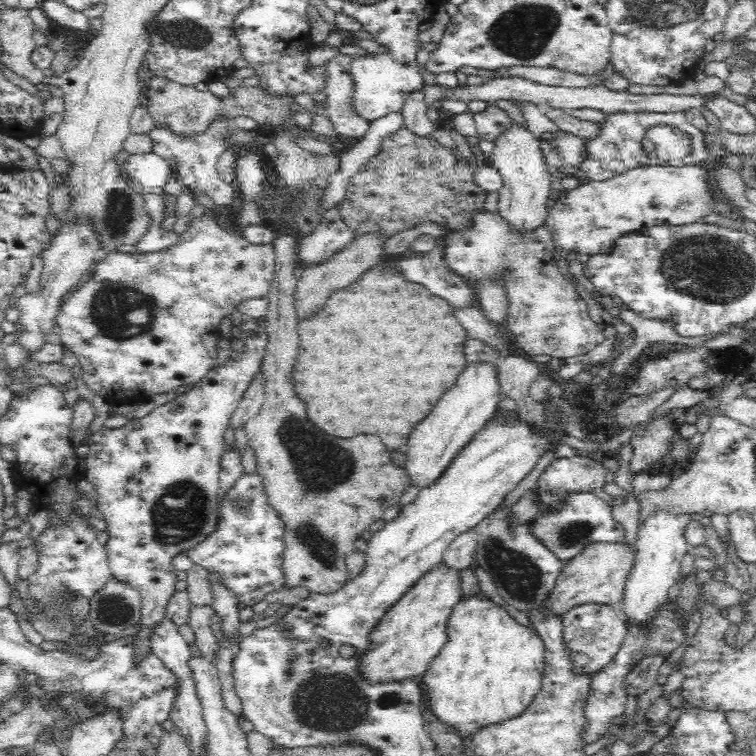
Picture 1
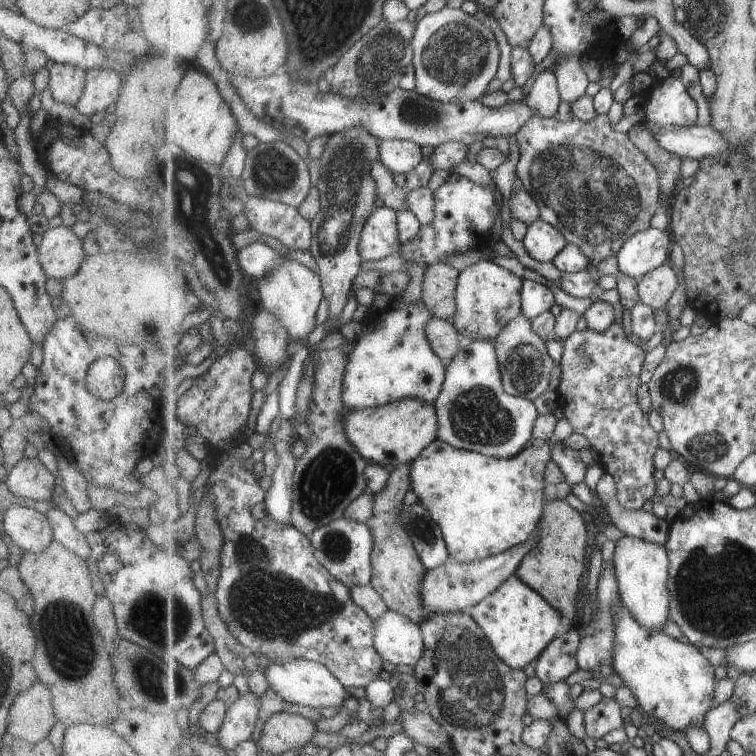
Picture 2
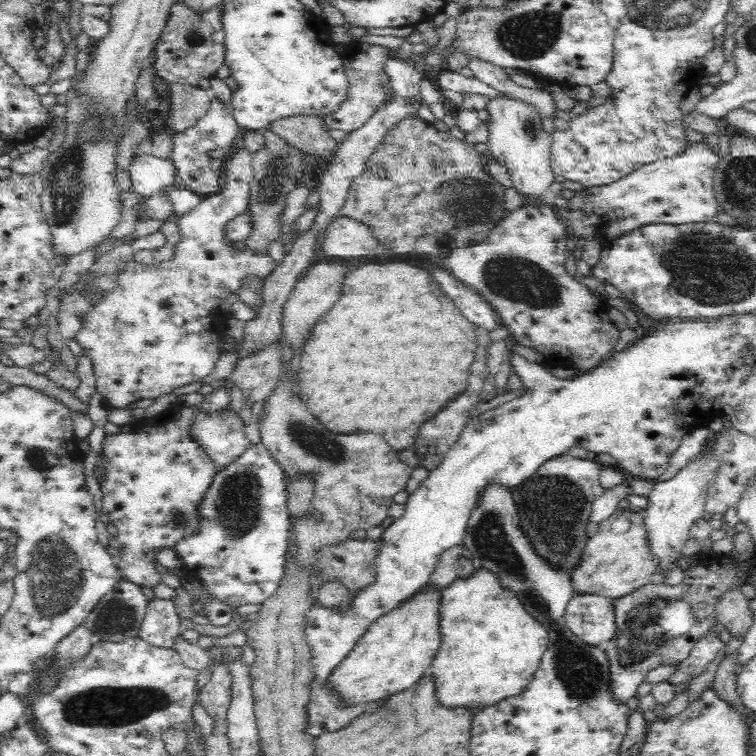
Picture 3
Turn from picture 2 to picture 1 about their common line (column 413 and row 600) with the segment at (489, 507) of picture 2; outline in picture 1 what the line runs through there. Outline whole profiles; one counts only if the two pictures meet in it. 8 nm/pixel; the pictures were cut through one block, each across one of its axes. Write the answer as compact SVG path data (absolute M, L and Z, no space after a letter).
M483 594L482 596L474 596L474 598L463 598L459 604L456 604L456 608L452 610L448 620L446 644L432 660L428 670L422 675L421 681L426 690L425 702L427 703L427 708L432 711L432 714L441 724L453 731L453 735L459 736L465 742L466 740L472 740L475 737L472 735L484 730L484 728L488 728L488 726L492 726L492 724L496 726L496 724L502 724L502 722L508 722L508 720L514 720L514 718L520 716L531 705L532 699L535 698L536 693L540 690L544 670L545 647L540 636L534 630L523 627L502 607Z

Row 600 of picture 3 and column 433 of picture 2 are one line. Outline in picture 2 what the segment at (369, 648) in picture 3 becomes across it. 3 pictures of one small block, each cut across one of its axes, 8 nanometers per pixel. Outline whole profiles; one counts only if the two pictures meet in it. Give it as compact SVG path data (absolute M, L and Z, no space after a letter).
M405 398L383 407L348 410L344 419L348 438L357 452L368 463L379 464L391 471L412 463L425 448L439 439L440 424L436 406L427 402L423 404L417 398Z

